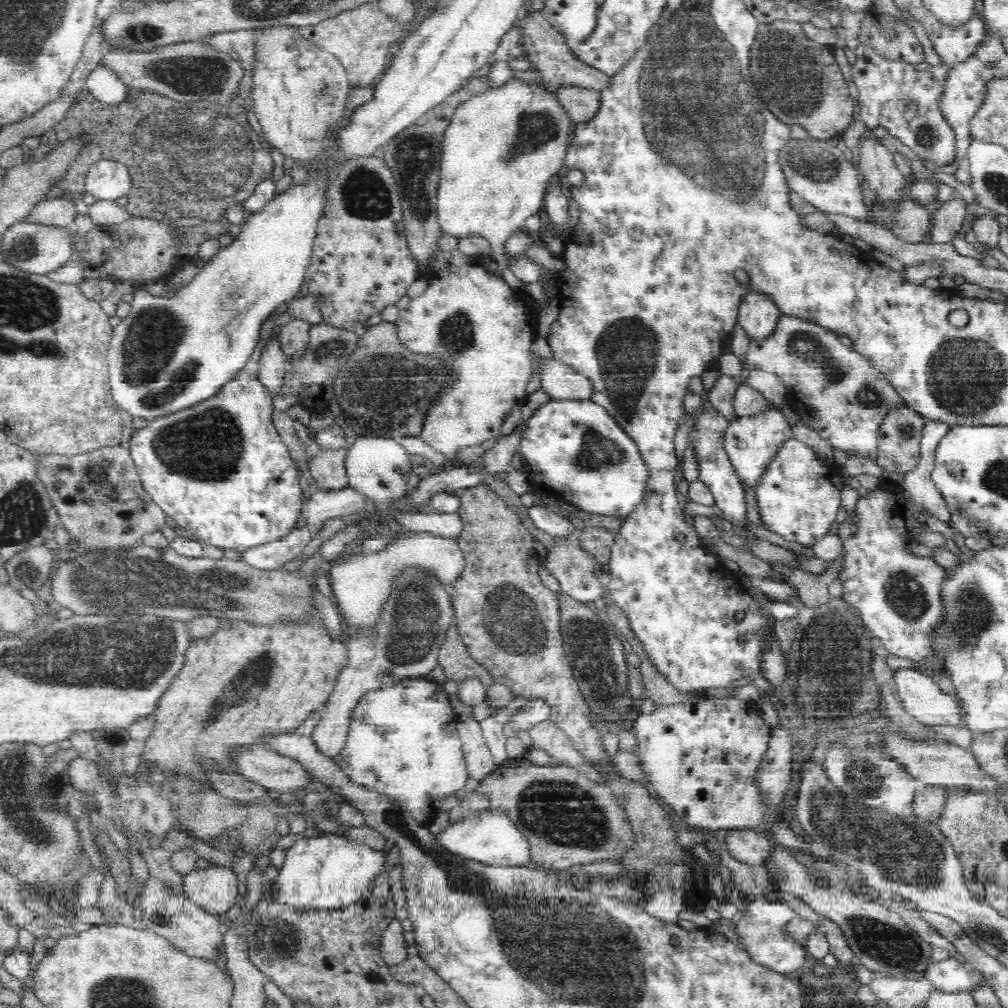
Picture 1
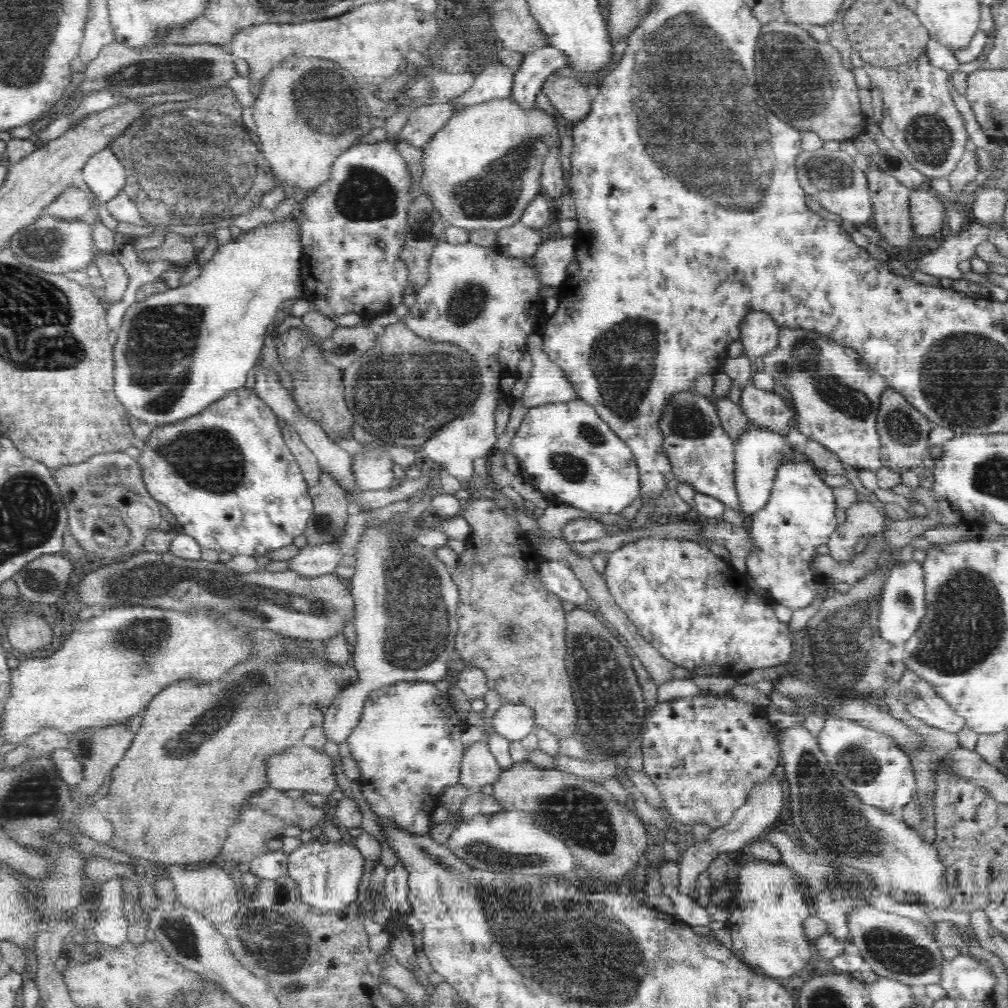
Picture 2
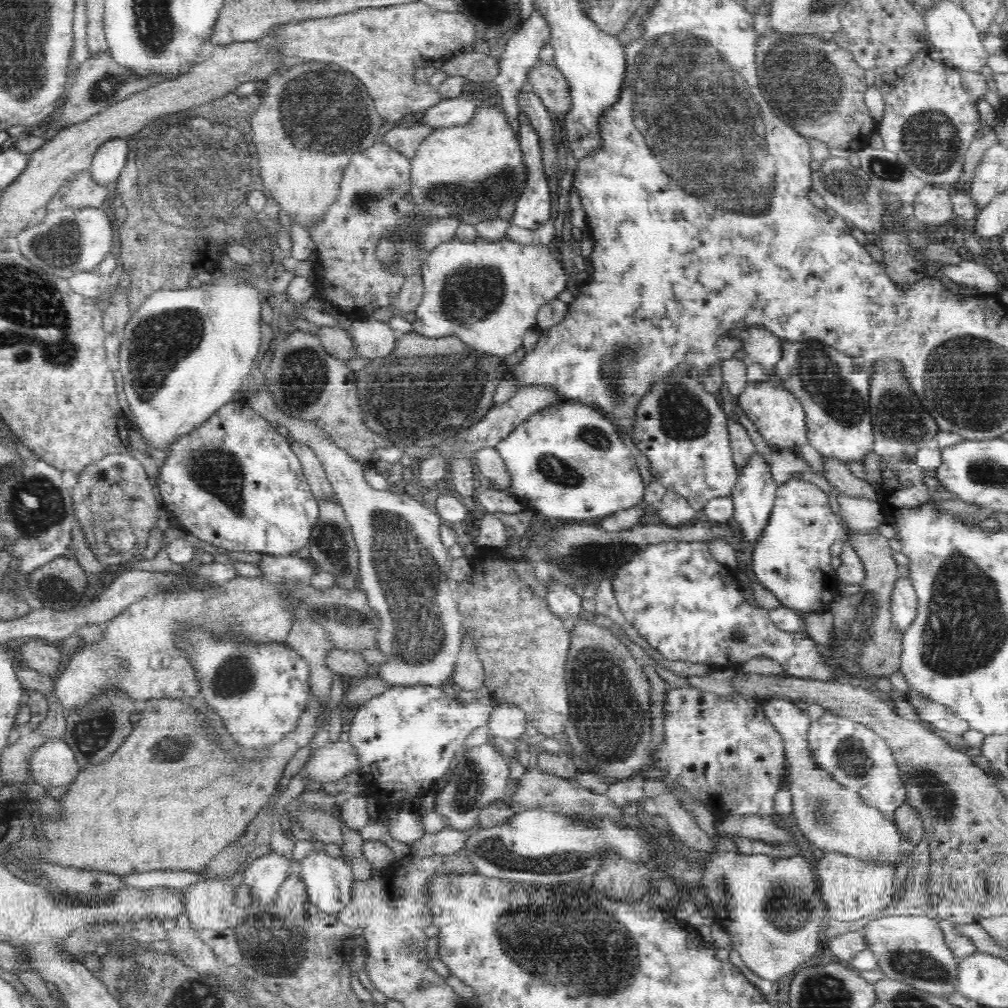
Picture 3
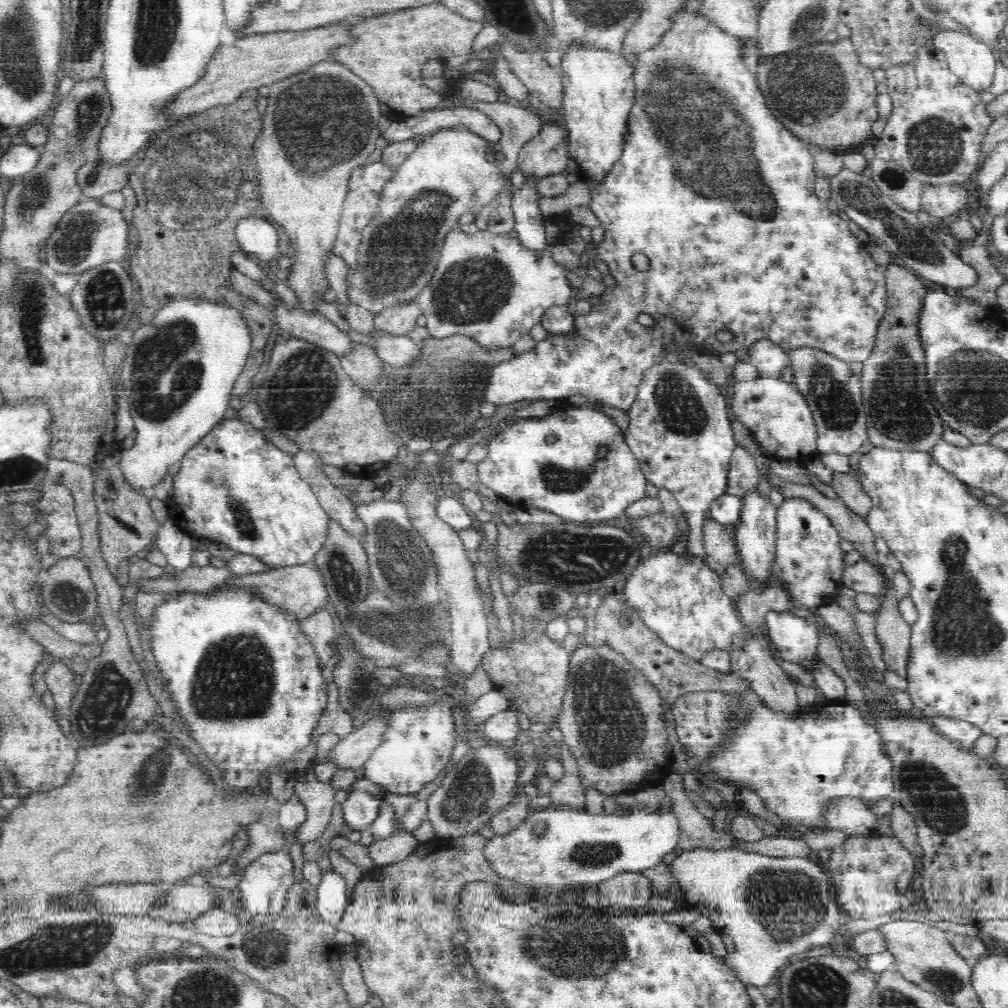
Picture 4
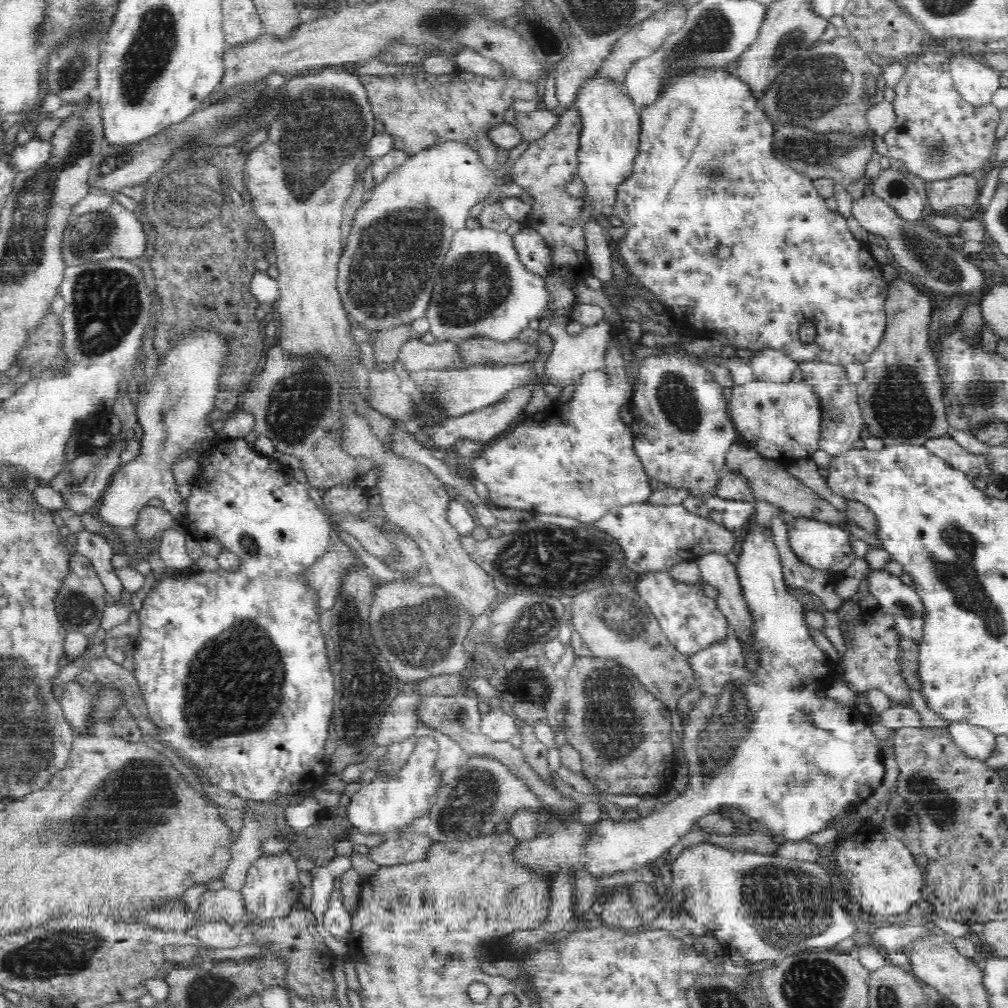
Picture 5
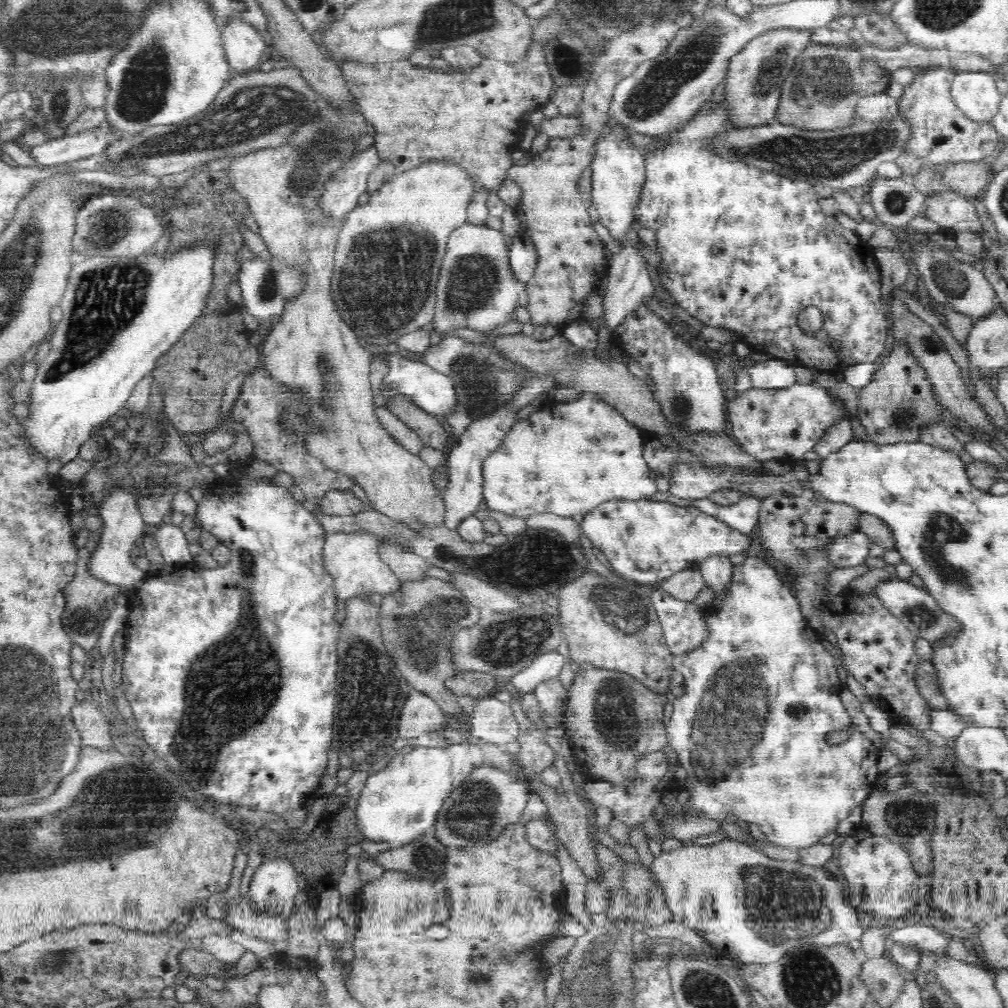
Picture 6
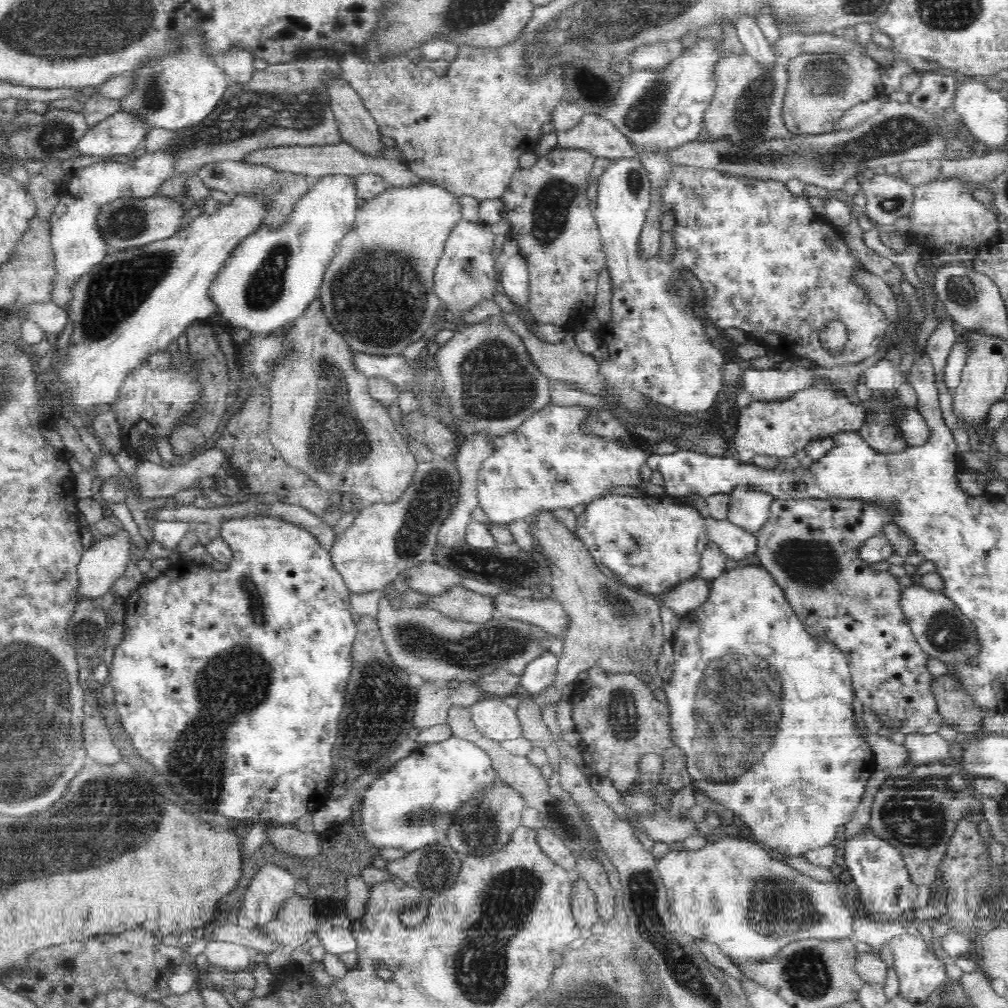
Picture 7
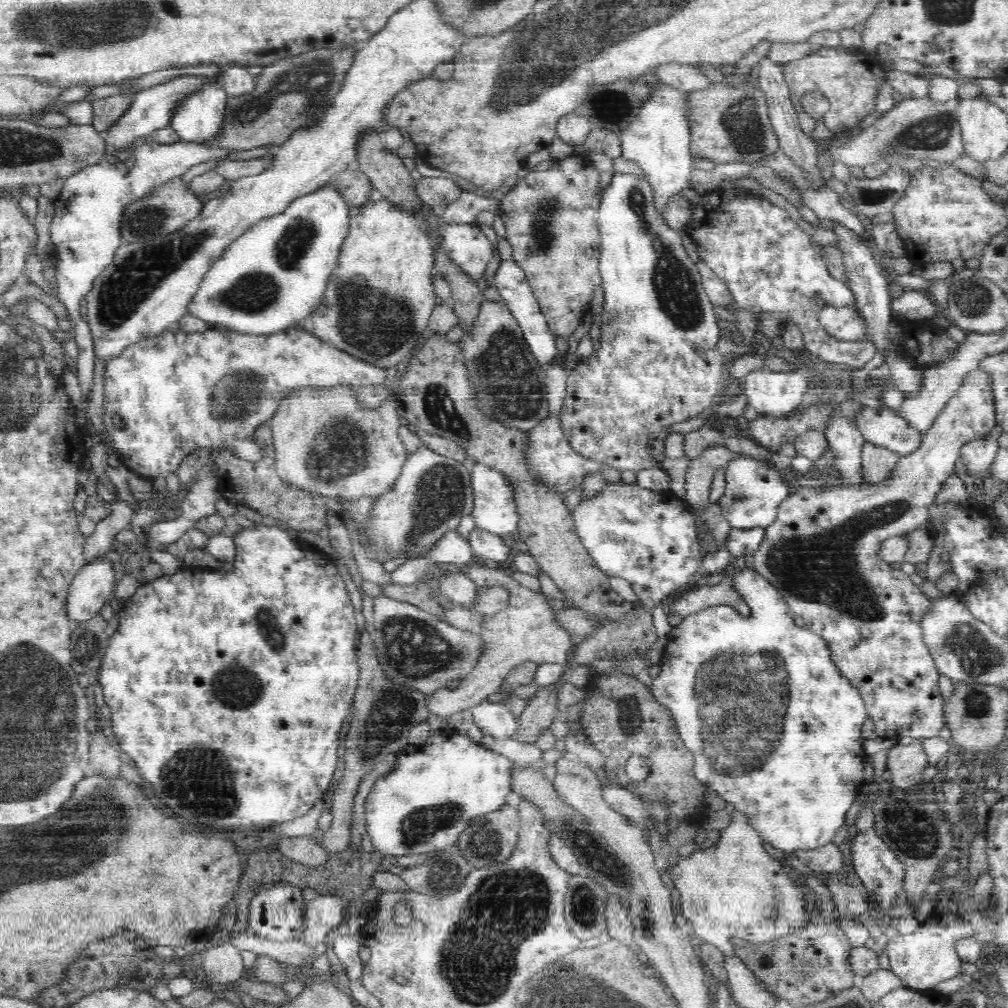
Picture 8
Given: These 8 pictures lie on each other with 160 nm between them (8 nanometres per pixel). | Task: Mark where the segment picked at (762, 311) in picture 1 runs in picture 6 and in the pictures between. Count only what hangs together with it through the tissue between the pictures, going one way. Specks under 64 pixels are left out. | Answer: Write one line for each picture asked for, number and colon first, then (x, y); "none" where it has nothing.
2: (760, 336)
3: (762, 347)
4: (769, 360)
5: (769, 366)
6: (771, 375)

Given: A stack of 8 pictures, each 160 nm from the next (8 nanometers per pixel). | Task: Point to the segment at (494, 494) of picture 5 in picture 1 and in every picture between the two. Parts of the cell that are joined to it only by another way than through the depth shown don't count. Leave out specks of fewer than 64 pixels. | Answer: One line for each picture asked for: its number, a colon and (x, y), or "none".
1: (576, 453)
2: (565, 451)
3: (567, 461)
4: (575, 462)

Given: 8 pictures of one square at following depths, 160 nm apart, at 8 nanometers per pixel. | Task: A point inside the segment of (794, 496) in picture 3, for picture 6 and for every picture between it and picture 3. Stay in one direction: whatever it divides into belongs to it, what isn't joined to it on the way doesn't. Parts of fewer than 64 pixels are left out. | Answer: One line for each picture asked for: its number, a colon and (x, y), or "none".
4: (810, 561)
5: (826, 546)
6: (849, 551)

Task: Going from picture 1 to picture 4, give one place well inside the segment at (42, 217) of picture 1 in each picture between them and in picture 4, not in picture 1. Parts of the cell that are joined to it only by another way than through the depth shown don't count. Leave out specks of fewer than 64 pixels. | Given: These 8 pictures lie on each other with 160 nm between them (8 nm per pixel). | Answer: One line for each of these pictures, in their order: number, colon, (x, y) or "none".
2: (72, 203)
3: (85, 189)
4: (100, 176)

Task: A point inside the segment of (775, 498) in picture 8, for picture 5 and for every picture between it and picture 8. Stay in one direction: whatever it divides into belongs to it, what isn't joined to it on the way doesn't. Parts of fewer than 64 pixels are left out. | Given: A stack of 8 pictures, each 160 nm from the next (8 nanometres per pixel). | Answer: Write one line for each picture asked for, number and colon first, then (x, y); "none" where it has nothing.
5: (732, 514)
6: (744, 515)
7: (749, 506)

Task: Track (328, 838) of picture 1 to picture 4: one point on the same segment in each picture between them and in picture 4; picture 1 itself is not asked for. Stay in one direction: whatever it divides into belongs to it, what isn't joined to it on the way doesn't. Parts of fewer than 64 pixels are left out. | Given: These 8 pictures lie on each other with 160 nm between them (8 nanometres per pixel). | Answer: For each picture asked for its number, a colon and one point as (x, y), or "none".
2: (328, 875)
3: (329, 881)
4: (332, 900)

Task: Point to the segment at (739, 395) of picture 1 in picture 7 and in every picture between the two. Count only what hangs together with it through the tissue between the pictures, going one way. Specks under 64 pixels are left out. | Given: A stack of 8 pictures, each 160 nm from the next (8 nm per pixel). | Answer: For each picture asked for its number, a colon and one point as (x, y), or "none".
2: (767, 410)
3: (780, 418)
4: (779, 417)
5: (776, 420)
6: (768, 424)
7: (781, 430)

